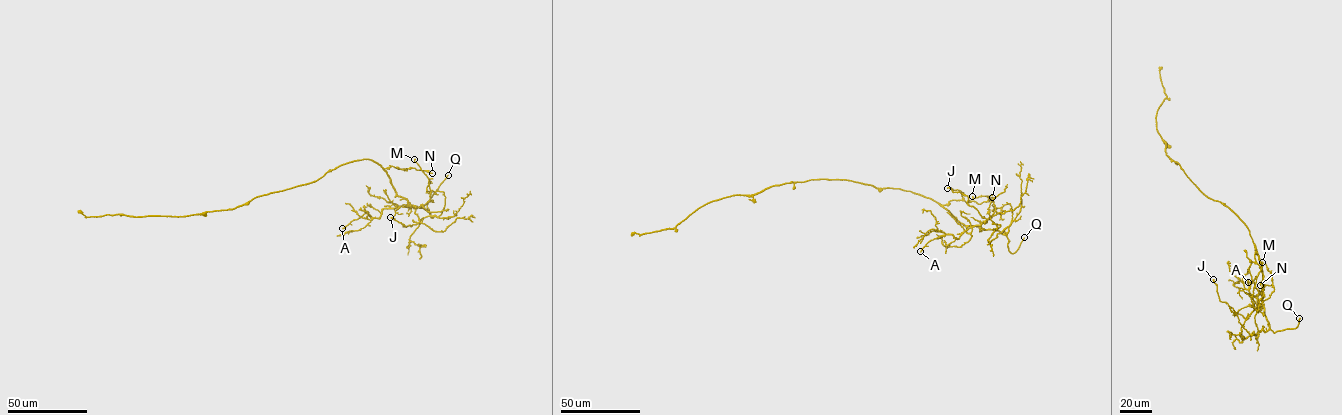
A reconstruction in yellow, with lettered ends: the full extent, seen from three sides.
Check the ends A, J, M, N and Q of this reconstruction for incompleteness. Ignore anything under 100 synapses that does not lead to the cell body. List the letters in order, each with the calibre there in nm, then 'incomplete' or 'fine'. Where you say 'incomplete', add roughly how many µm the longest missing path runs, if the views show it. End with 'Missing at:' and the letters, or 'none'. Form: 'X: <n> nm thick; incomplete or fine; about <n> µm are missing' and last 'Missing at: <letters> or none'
A: 240 nm thick; fine
J: 120 nm thick; fine
M: 140 nm thick; fine
N: 280 nm thick; fine
Q: 240 nm thick; incomplete; about 35 µm are missing
Missing at: Q

